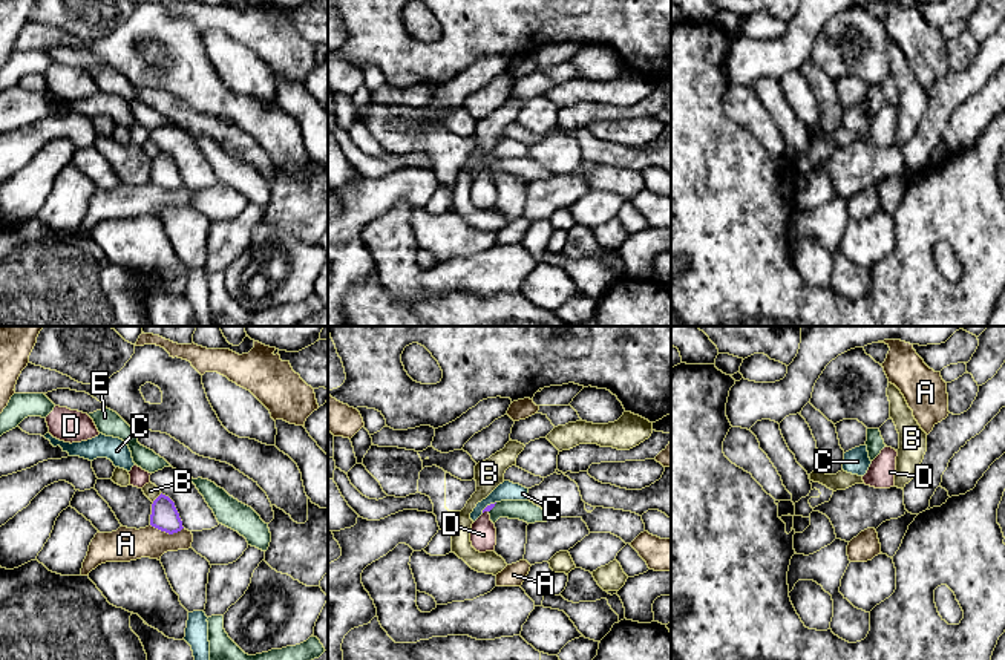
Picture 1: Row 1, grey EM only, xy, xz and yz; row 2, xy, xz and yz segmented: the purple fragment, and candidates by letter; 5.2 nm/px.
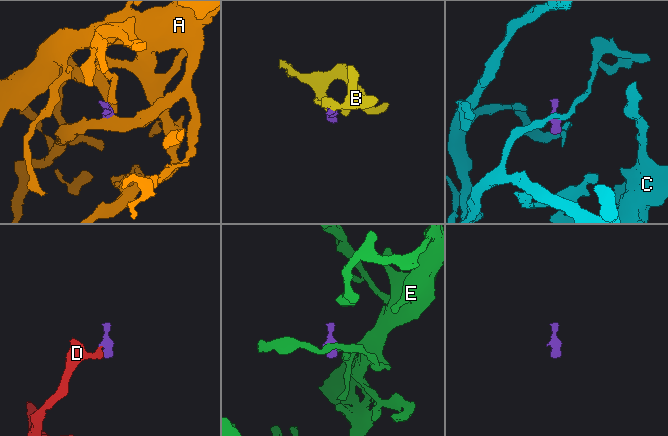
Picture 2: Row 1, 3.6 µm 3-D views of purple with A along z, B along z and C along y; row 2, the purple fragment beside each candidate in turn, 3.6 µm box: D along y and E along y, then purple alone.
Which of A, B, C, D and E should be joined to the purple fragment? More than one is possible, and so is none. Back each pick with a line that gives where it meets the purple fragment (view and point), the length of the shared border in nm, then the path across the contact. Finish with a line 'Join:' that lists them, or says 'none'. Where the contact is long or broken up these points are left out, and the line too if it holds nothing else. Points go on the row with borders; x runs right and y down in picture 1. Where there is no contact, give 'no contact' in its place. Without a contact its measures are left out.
D: meets purple in xz at (484, 510); contact 40 nm long; runs through xz (489, 507), (484, 510), (483, 535)
Join: D

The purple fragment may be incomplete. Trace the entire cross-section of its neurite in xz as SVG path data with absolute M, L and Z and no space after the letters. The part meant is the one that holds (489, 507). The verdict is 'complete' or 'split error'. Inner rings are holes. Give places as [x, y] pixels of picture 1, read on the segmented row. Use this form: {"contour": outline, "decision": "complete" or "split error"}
{"contour": "M495 504L487 505L483 515L472 524L470 542L480 553L493 551L496 545L496 528L489 515L493 507Z", "decision": "split error"}

